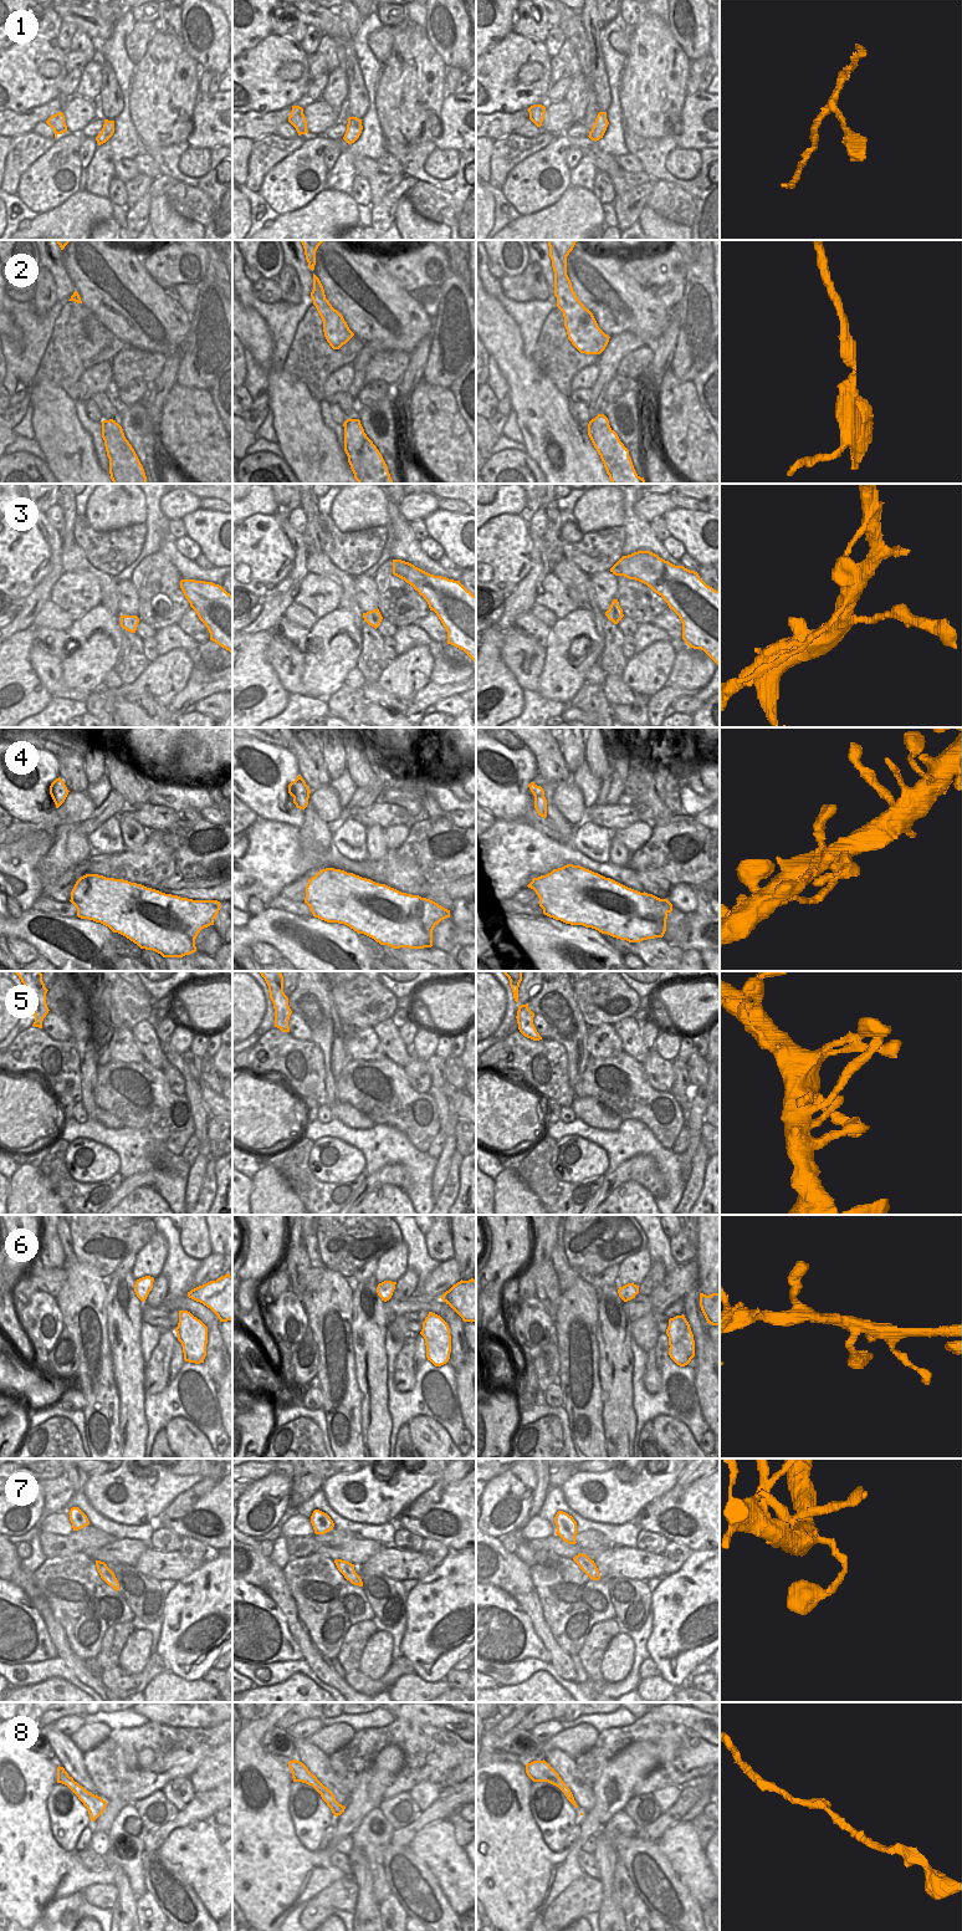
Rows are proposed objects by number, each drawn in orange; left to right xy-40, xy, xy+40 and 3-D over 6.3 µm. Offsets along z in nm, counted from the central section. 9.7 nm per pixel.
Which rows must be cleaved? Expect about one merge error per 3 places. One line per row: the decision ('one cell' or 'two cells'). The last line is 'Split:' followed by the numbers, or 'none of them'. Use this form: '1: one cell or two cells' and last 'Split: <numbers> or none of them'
1: one cell
2: two cells
3: two cells
4: one cell
5: one cell
6: one cell
7: one cell
8: one cell
Split: 2, 3

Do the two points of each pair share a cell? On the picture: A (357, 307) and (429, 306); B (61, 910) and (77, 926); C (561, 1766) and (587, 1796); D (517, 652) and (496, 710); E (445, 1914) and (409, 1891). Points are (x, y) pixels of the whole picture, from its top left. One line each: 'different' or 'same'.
A: different
B: different
C: same
D: different
E: same

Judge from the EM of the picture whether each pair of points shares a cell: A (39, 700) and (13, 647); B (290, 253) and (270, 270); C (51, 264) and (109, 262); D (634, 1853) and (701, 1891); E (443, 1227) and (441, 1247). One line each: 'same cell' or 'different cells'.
A: same cell
B: different cells
C: different cells
D: different cells
E: same cell

